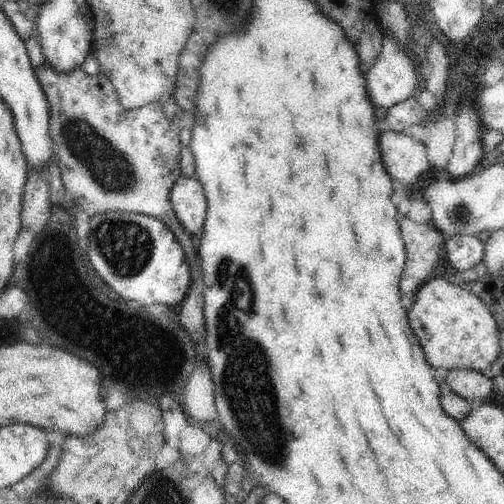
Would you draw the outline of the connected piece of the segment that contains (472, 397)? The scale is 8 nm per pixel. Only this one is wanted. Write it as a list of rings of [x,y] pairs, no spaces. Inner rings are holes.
[[[455,369],[448,372],[446,382],[456,394],[473,405],[490,401],[494,392],[491,380],[480,371]]]

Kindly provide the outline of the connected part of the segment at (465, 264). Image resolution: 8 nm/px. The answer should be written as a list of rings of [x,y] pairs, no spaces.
[[[458,235],[448,238],[444,244],[443,258],[450,262],[450,266],[457,272],[468,270],[483,262],[485,244],[474,235]]]

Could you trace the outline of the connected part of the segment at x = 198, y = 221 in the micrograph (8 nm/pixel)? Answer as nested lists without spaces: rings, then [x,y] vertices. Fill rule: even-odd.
[[[180,176],[172,187],[170,198],[176,218],[185,230],[192,236],[200,236],[206,218],[206,196],[196,176]]]

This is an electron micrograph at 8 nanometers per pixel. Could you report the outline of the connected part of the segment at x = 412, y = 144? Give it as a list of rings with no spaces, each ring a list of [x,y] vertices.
[[[384,132],[380,136],[380,152],[388,174],[406,184],[421,181],[422,174],[432,167],[426,145],[404,133]]]

